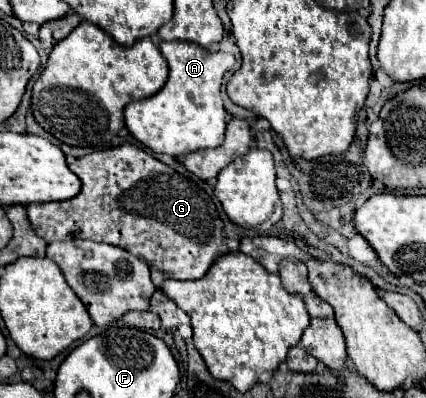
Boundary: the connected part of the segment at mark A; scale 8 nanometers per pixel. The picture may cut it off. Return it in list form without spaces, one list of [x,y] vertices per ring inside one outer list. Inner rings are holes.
[[[163,40],[159,50],[169,64],[169,80],[155,96],[127,104],[125,126],[153,152],[163,152],[175,158],[219,146],[227,122],[227,112],[221,100],[221,82],[233,68],[235,56],[231,52],[211,52],[183,40]]]

